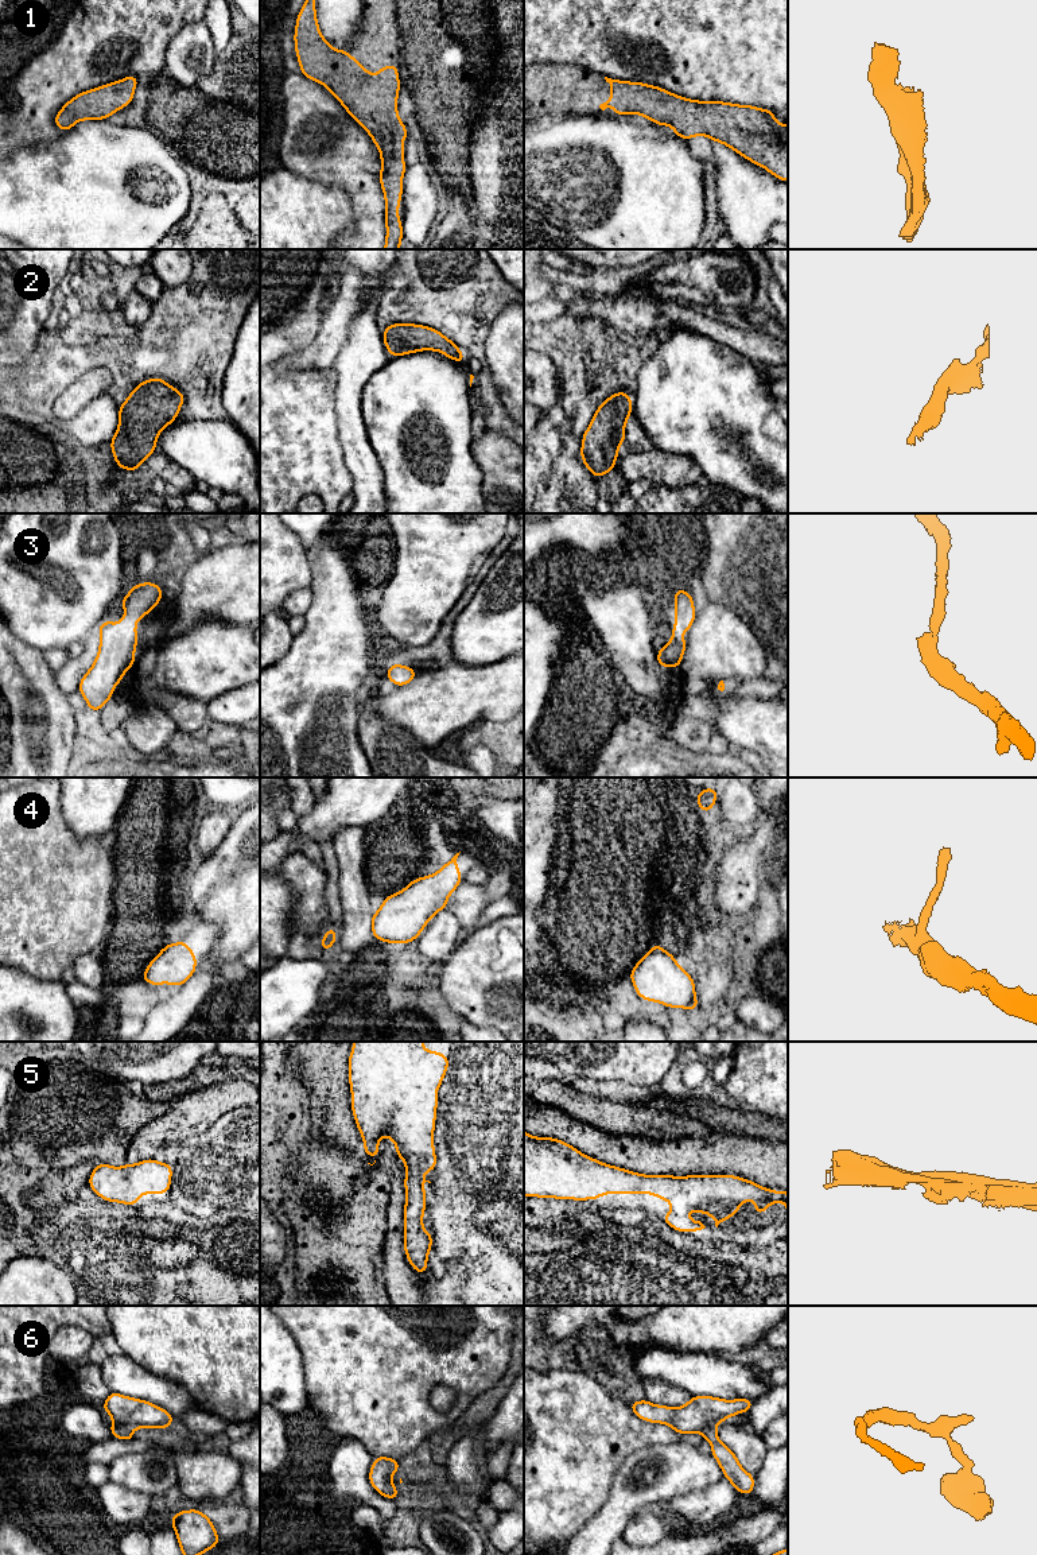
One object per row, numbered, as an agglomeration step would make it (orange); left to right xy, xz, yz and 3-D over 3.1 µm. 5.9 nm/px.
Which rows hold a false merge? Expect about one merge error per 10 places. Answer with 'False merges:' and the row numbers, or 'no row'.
False merges: no row

